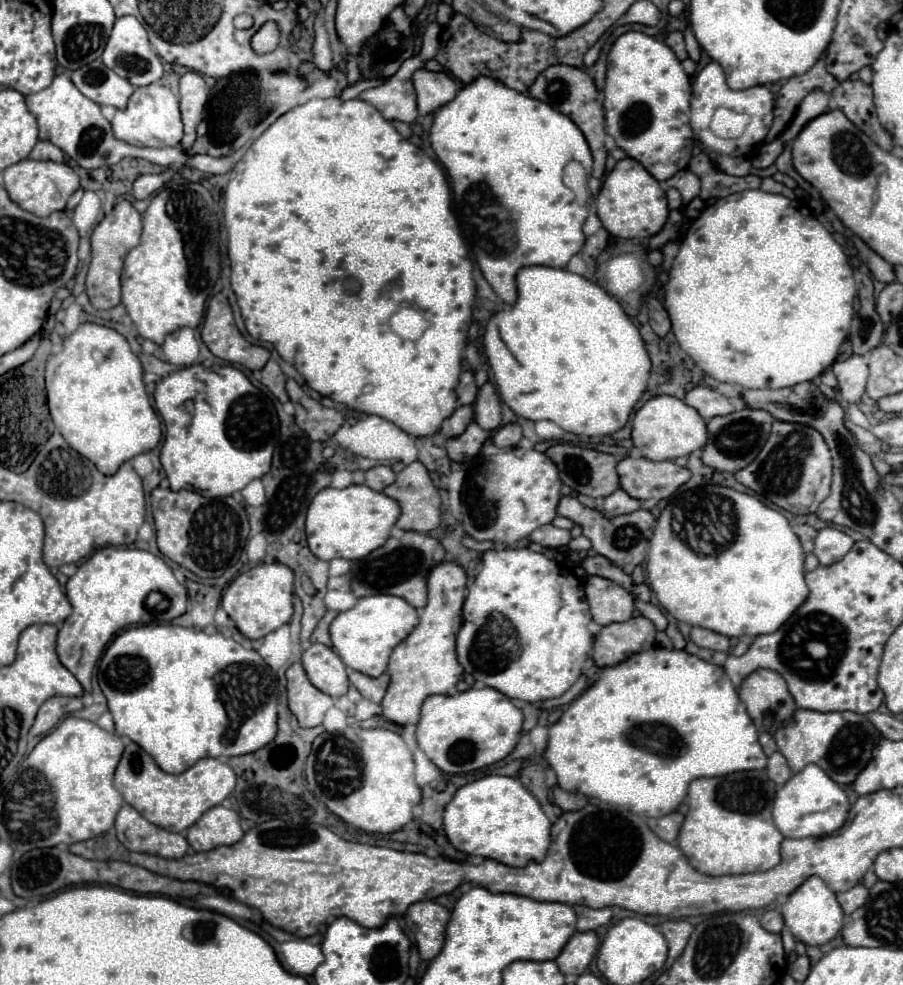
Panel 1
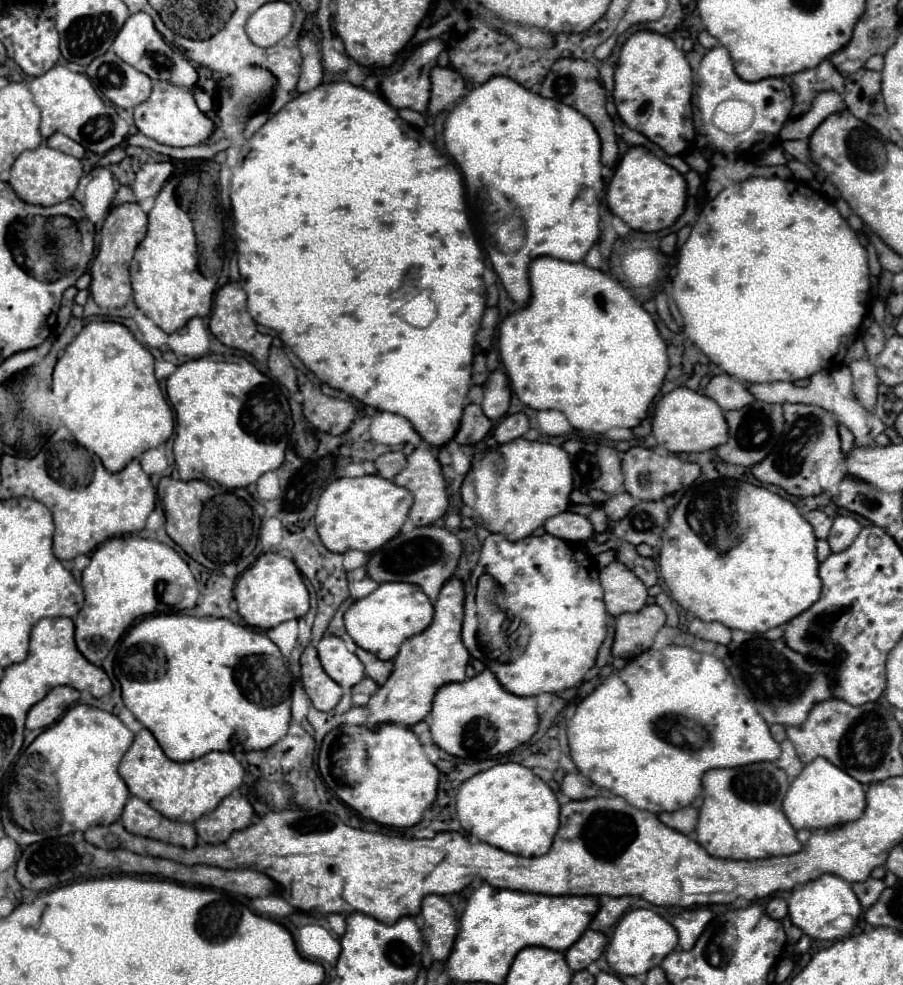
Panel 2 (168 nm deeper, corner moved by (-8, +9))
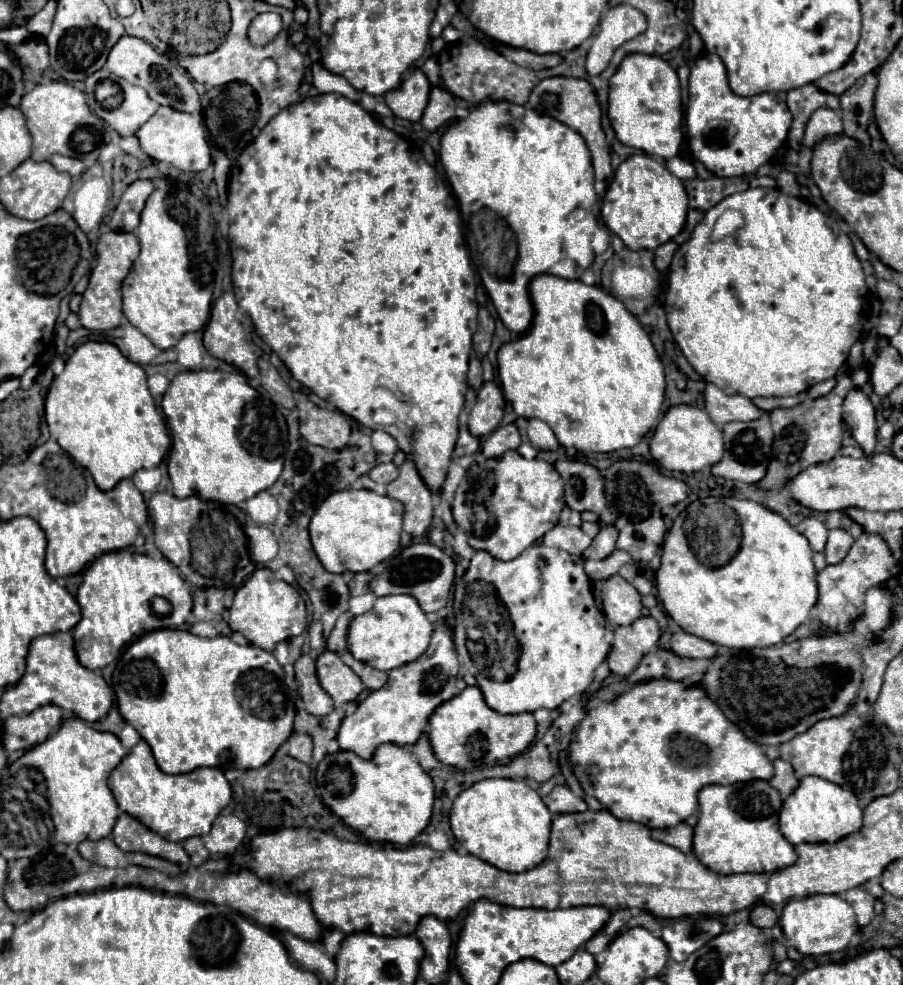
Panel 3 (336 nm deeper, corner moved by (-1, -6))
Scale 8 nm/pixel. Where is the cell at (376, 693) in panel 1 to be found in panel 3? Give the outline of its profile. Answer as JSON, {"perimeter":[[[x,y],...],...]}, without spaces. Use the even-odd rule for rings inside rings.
{"perimeter":[[[347,648],[341,650],[339,656],[341,656],[341,660],[343,660],[343,662],[345,662],[345,664],[347,664],[347,666],[361,678],[361,682],[363,682],[365,688],[369,688],[369,690],[377,690],[377,688],[385,686],[385,682],[387,682],[387,674],[385,674],[385,672],[379,672],[379,670],[367,666],[365,662],[355,660]]]}

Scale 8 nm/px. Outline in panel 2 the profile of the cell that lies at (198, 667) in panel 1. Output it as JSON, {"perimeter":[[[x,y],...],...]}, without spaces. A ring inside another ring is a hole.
{"perimeter":[[[190,615],[146,617],[122,639],[114,661],[114,675],[122,687],[124,705],[156,737],[162,751],[178,763],[194,761],[210,751],[268,749],[288,731],[292,677],[286,659],[266,635],[236,625],[230,619],[198,619]]]}

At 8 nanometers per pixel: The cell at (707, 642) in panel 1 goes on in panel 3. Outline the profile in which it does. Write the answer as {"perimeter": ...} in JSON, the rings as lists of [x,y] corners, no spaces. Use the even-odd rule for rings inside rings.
{"perimeter":[[[677,632],[671,636],[671,652],[681,658],[703,658],[703,660],[715,658],[713,644],[697,638],[697,636],[685,634],[685,632]]]}

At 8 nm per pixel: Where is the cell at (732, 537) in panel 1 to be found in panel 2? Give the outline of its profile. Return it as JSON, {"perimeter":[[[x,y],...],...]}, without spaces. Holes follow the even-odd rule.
{"perimeter":[[[716,479],[716,481],[706,481],[706,483],[694,483],[694,485],[688,487],[688,491],[680,499],[680,503],[670,513],[668,527],[666,527],[664,537],[662,537],[658,567],[660,567],[662,579],[666,581],[666,587],[668,587],[670,595],[672,595],[672,599],[680,607],[684,607],[686,611],[690,611],[692,615],[696,615],[702,621],[720,621],[722,625],[728,625],[730,629],[742,629],[742,631],[748,631],[748,633],[764,633],[764,631],[768,631],[772,627],[788,623],[792,617],[800,615],[810,605],[814,605],[818,601],[820,589],[822,589],[822,581],[818,577],[816,537],[814,537],[812,525],[808,525],[808,521],[798,513],[798,509],[788,499],[784,499],[784,497],[764,489],[764,487],[744,483],[744,481],[740,481],[736,485],[736,489],[734,489],[734,479]]]}

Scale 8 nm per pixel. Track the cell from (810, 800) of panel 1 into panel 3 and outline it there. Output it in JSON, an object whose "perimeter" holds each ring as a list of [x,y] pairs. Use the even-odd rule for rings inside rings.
{"perimeter":[[[807,776],[799,782],[799,788],[785,800],[781,810],[781,822],[779,830],[781,834],[793,844],[805,844],[805,842],[837,842],[863,826],[863,808],[855,794],[841,788],[839,784],[833,784],[825,778]]]}

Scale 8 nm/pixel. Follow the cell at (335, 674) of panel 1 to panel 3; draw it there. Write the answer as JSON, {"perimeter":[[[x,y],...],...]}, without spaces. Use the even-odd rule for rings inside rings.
{"perimeter":[[[325,650],[315,664],[317,664],[319,682],[335,704],[353,702],[363,692],[361,678],[341,662],[337,652]]]}

